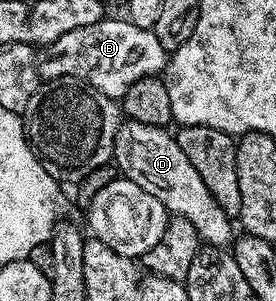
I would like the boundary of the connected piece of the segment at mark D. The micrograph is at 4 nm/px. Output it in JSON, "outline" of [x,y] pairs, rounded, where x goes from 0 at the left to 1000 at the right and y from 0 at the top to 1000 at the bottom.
{"outline":[[[482,399],[442,405],[420,445],[406,532],[435,585],[580,664],[616,711],[685,728],[739,811],[826,824],[848,804],[848,744],[772,661],[728,581],[674,525],[670,502],[656,498],[656,482],[616,432]]]}

